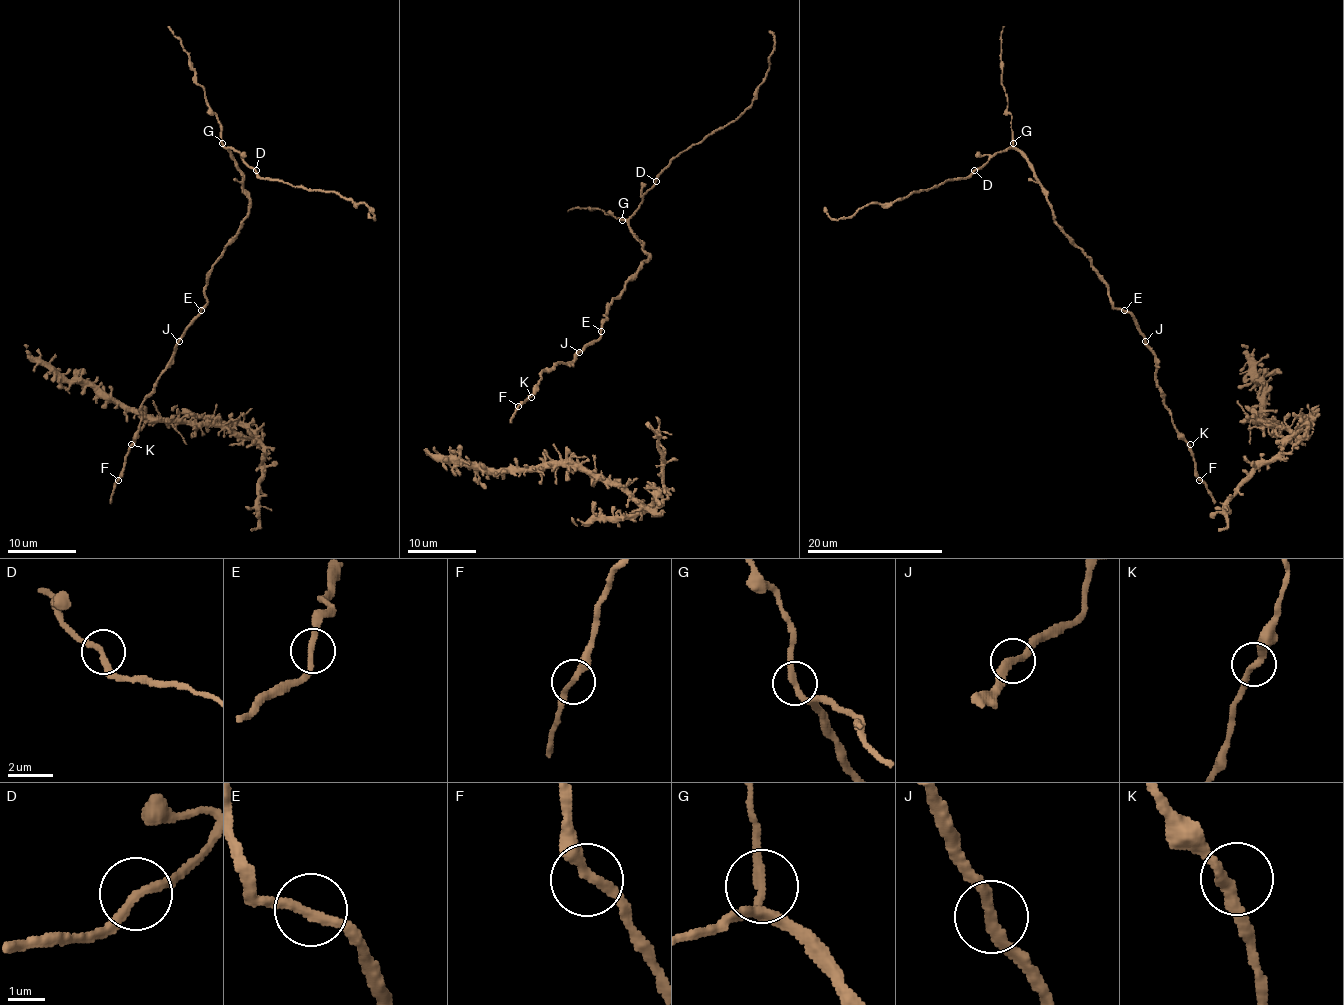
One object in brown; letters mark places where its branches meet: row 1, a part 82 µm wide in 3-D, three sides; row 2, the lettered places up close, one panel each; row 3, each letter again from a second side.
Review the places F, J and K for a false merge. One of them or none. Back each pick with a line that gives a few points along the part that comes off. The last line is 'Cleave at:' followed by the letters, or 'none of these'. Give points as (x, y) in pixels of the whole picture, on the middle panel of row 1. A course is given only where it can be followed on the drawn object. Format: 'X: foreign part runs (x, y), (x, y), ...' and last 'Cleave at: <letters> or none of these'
Cleave at: none of these

